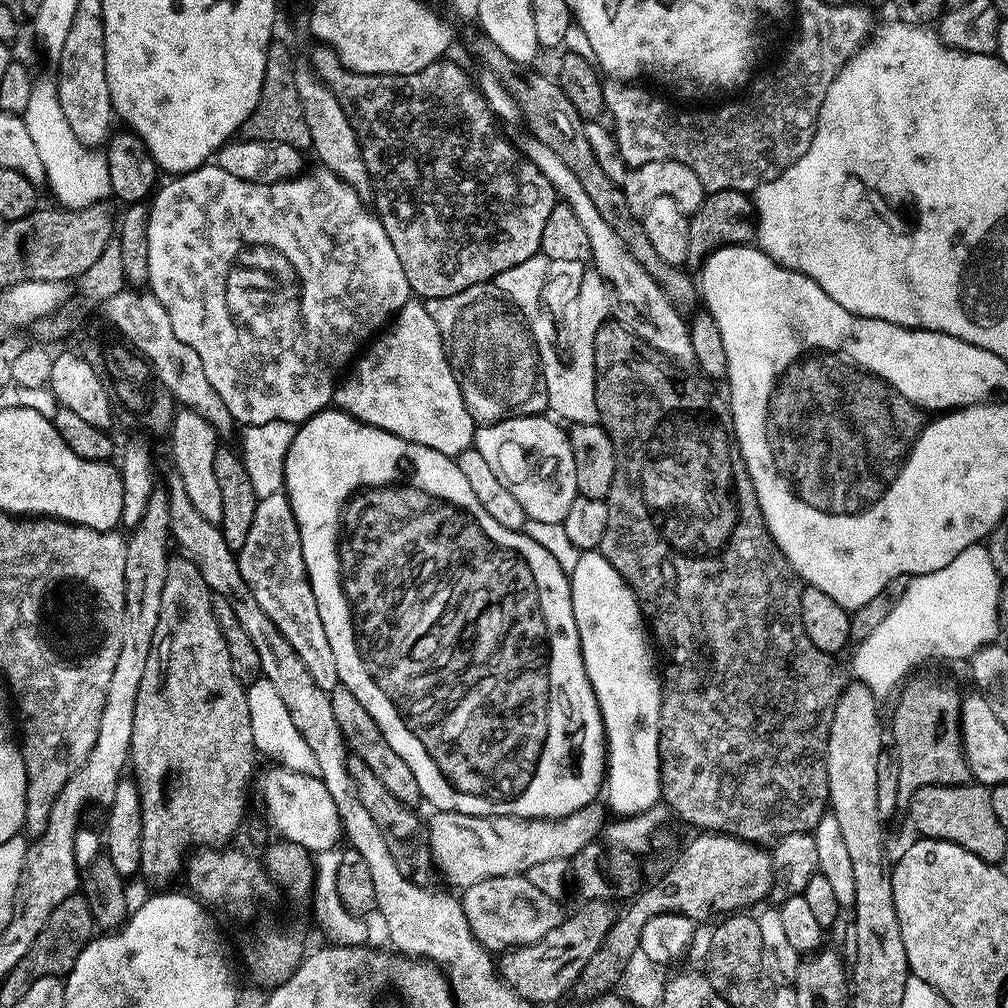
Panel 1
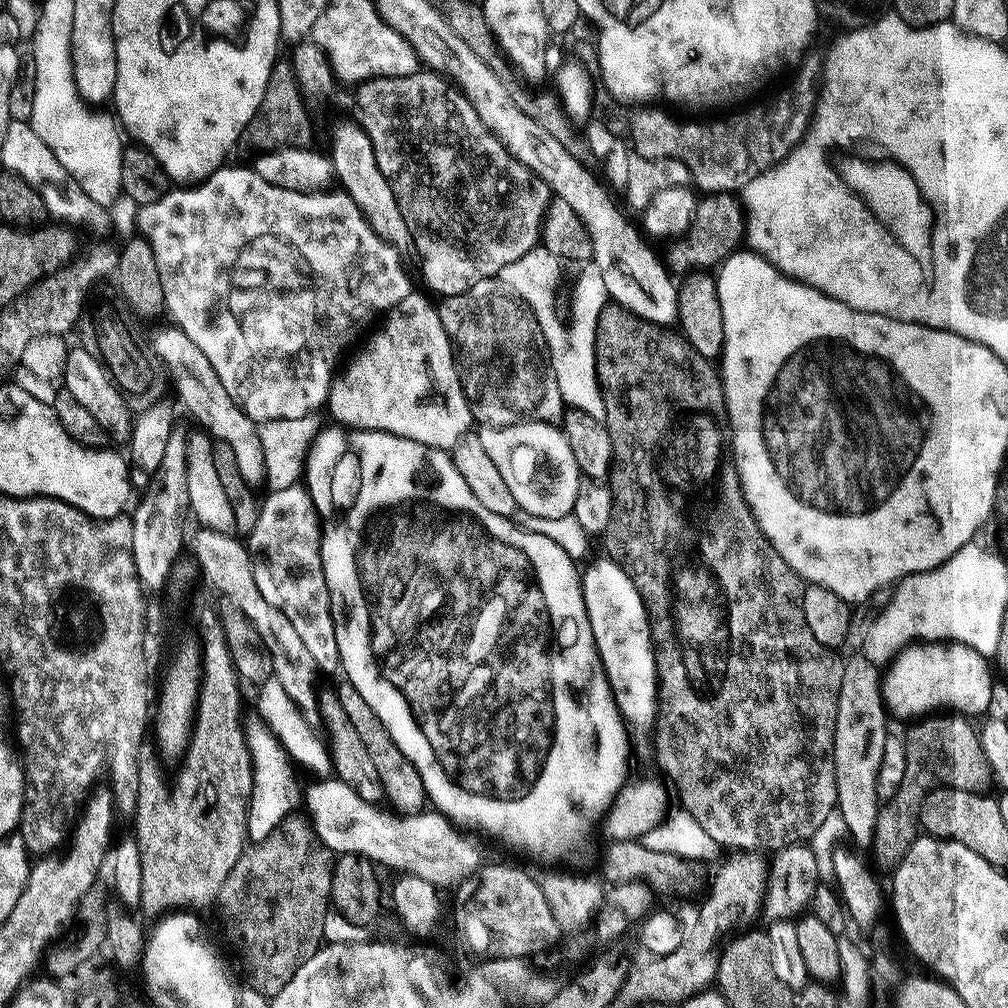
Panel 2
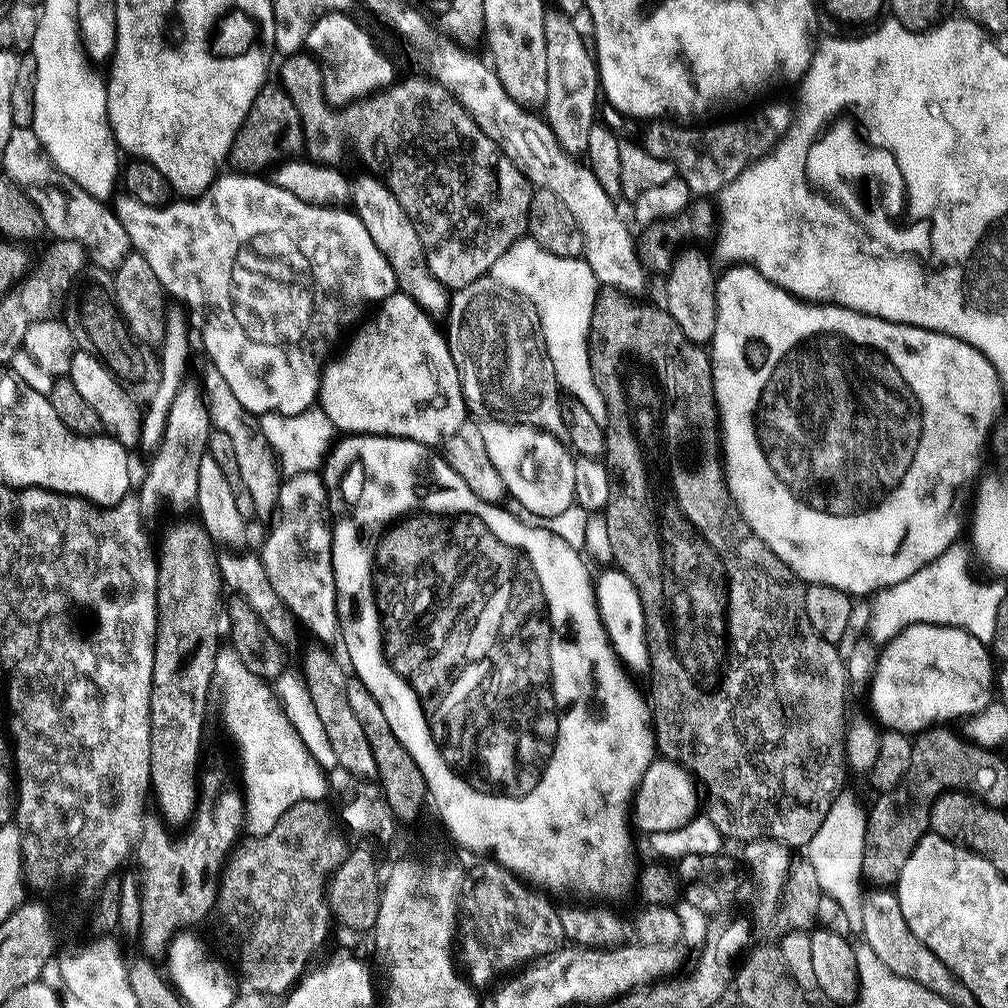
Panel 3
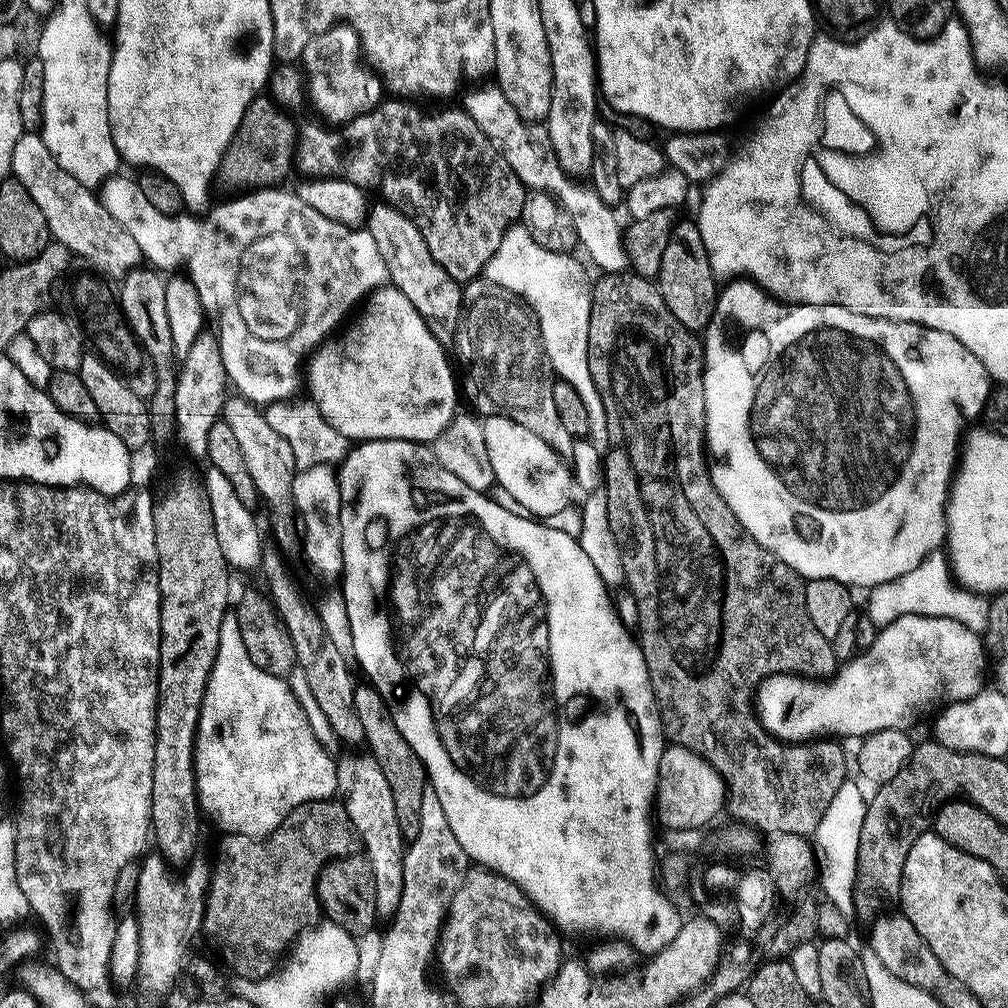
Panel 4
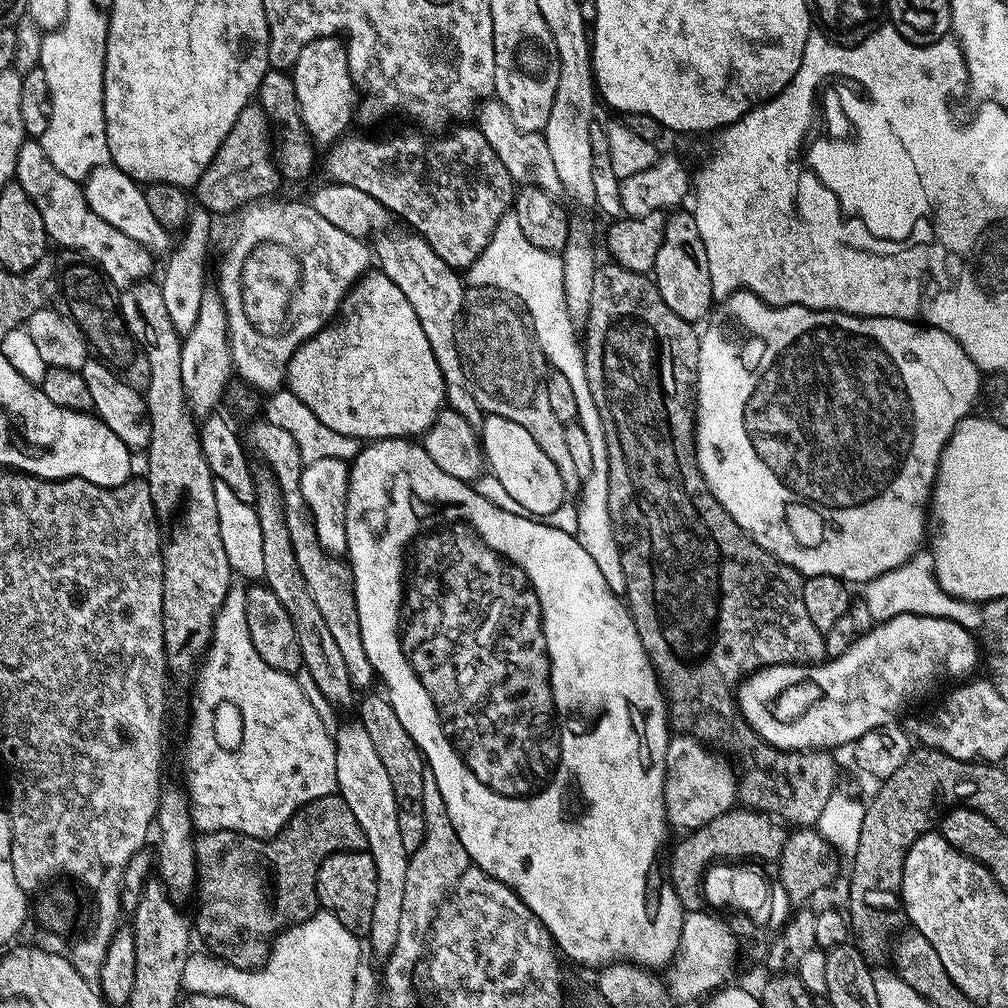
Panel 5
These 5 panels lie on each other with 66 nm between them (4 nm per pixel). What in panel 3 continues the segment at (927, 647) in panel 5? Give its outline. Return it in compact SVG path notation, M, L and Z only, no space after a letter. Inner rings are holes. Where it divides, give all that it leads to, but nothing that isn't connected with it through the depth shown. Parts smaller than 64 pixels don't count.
M916 625L902 631L886 644L879 652L880 657L876 660L876 673L872 676L872 708L876 711L874 713L875 719L879 721L885 729L893 732L902 732L905 734L919 734L925 728L933 727L933 725L940 726L945 722L952 722L948 720L956 720L959 716L963 718L971 718L984 711L993 703L992 692L994 696L994 656L987 645L981 643L980 640L968 635L968 633L960 629L947 628L944 625Z

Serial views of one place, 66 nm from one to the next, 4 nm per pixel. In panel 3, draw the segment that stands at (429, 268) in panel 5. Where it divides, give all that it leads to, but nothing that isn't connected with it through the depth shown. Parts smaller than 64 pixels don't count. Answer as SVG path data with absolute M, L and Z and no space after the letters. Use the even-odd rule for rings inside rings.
M367 174L368 176L360 176L357 180L353 179L350 184L350 201L351 207L356 213L356 217L362 222L362 226L366 226L366 230L370 233L370 238L374 238L374 246L378 246L378 250L382 250L385 257L390 262L394 274L396 275L396 283L399 291L404 292L410 298L414 298L416 303L433 318L440 318L449 311L449 289L440 284L428 269L428 263L424 257L424 247L418 238L418 230L414 230L414 222L410 222L410 218L406 218L406 210L402 210L402 206L398 206L398 198L394 198L394 194L386 187L383 180L375 174Z

